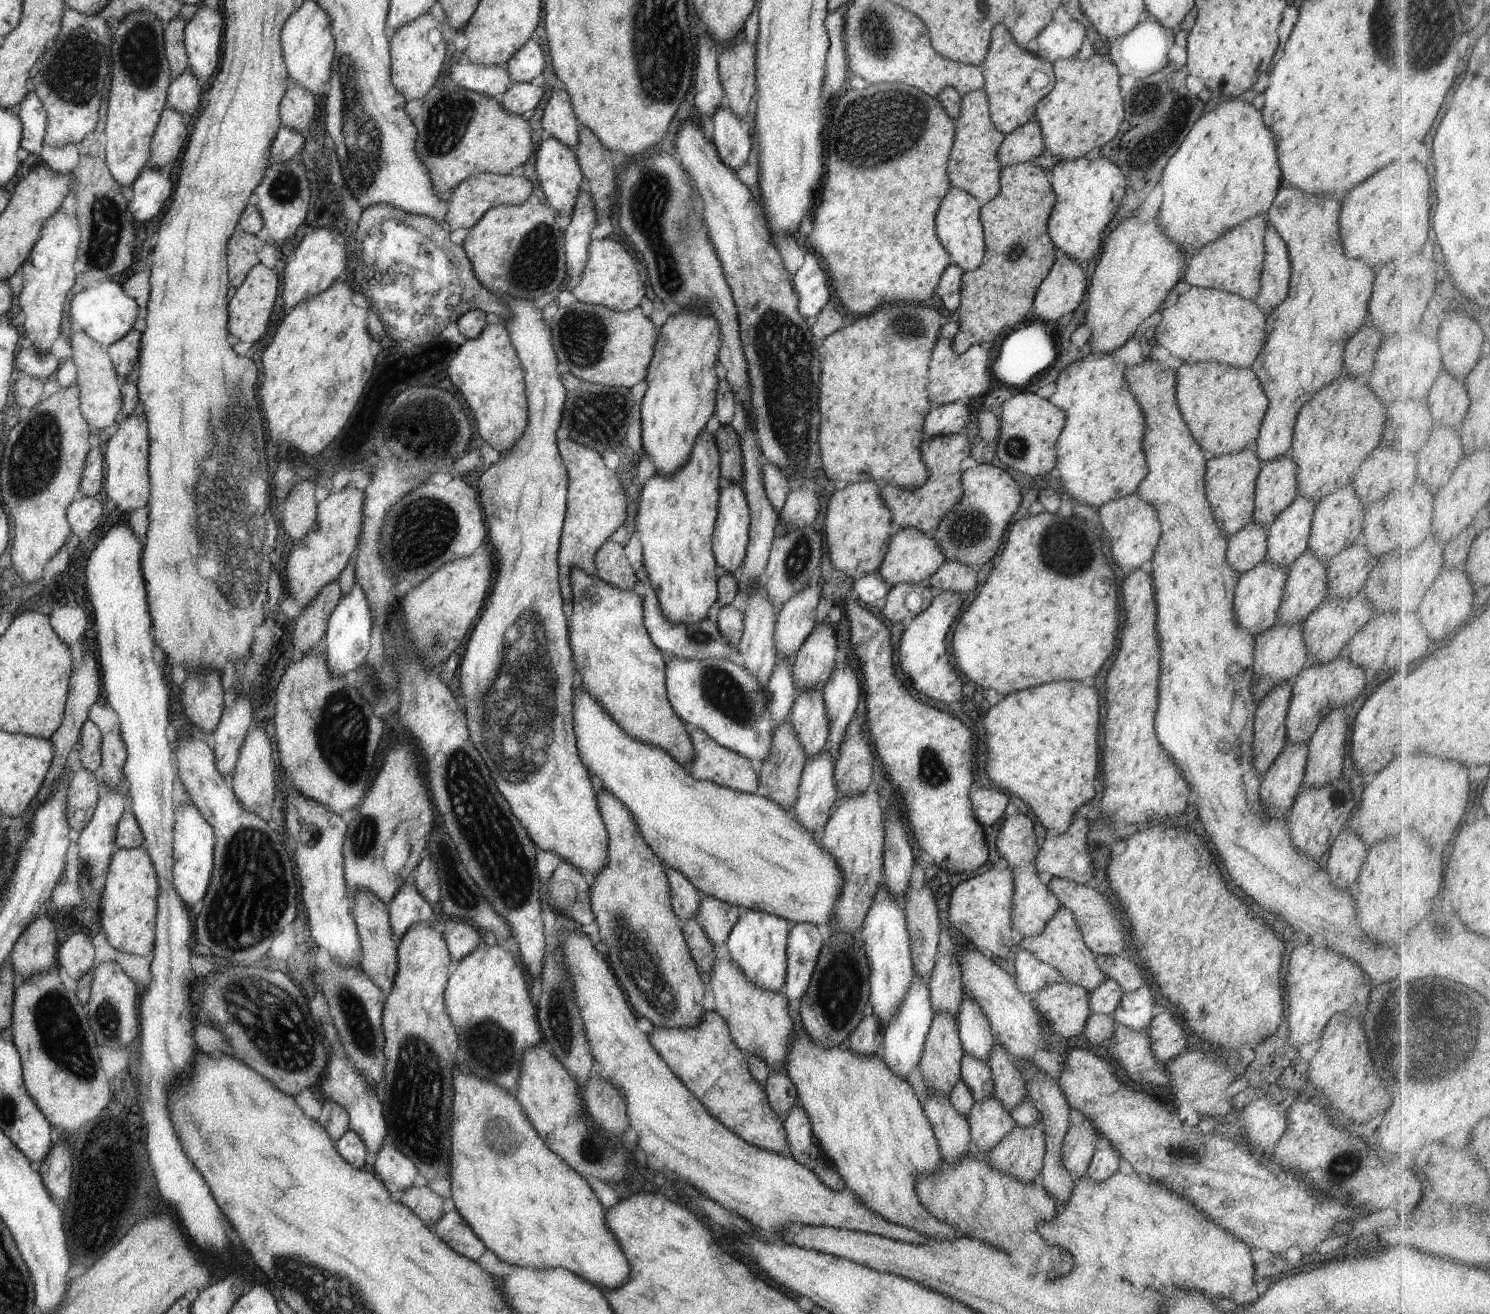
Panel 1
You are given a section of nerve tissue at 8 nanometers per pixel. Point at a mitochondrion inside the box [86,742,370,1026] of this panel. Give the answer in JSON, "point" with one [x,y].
{"point":[250,900]}

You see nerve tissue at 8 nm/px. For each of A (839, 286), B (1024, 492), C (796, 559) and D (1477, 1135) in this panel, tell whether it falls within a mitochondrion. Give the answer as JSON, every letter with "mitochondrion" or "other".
{"A":"other","B":"other","C":"mitochondrion","D":"other"}

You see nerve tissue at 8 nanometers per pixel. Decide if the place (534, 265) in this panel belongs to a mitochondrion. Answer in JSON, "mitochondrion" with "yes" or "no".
{"mitochondrion":"yes"}

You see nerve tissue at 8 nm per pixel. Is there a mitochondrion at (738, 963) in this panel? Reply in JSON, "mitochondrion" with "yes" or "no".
{"mitochondrion":"no"}

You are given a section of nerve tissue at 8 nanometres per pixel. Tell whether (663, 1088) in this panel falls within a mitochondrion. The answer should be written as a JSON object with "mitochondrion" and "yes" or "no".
{"mitochondrion":"no"}

